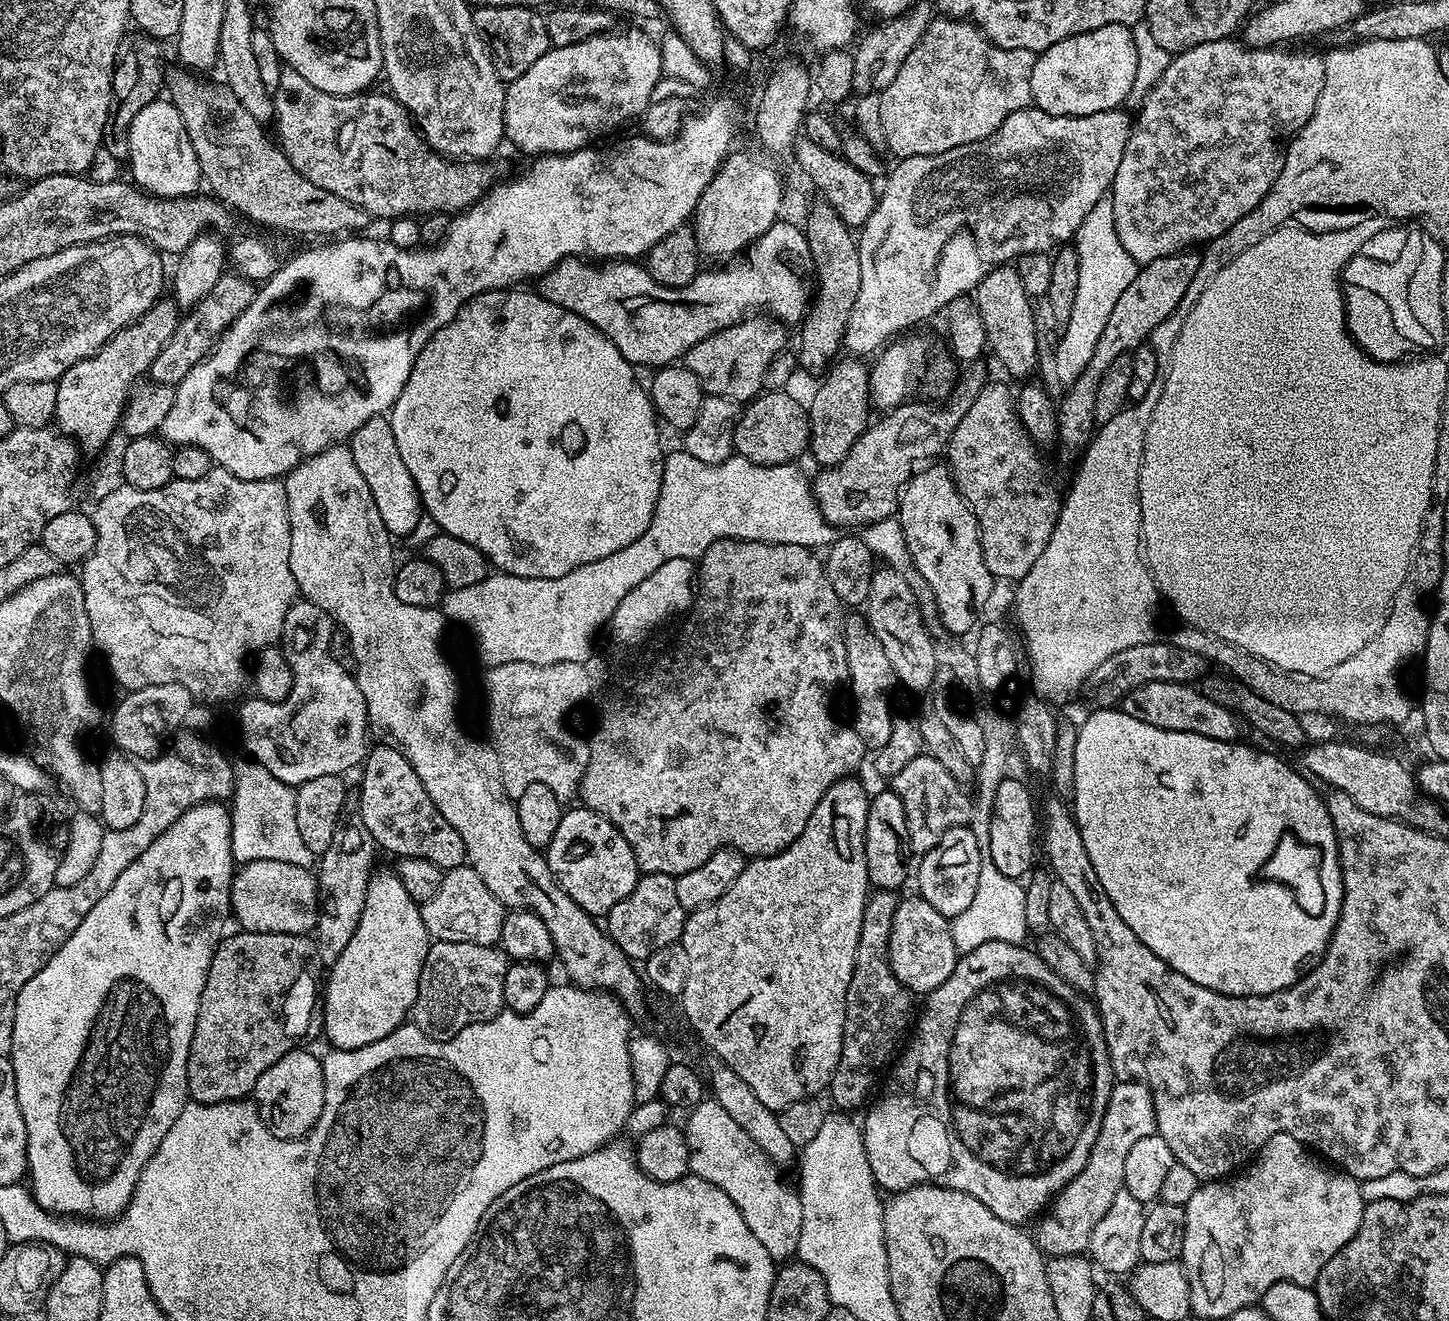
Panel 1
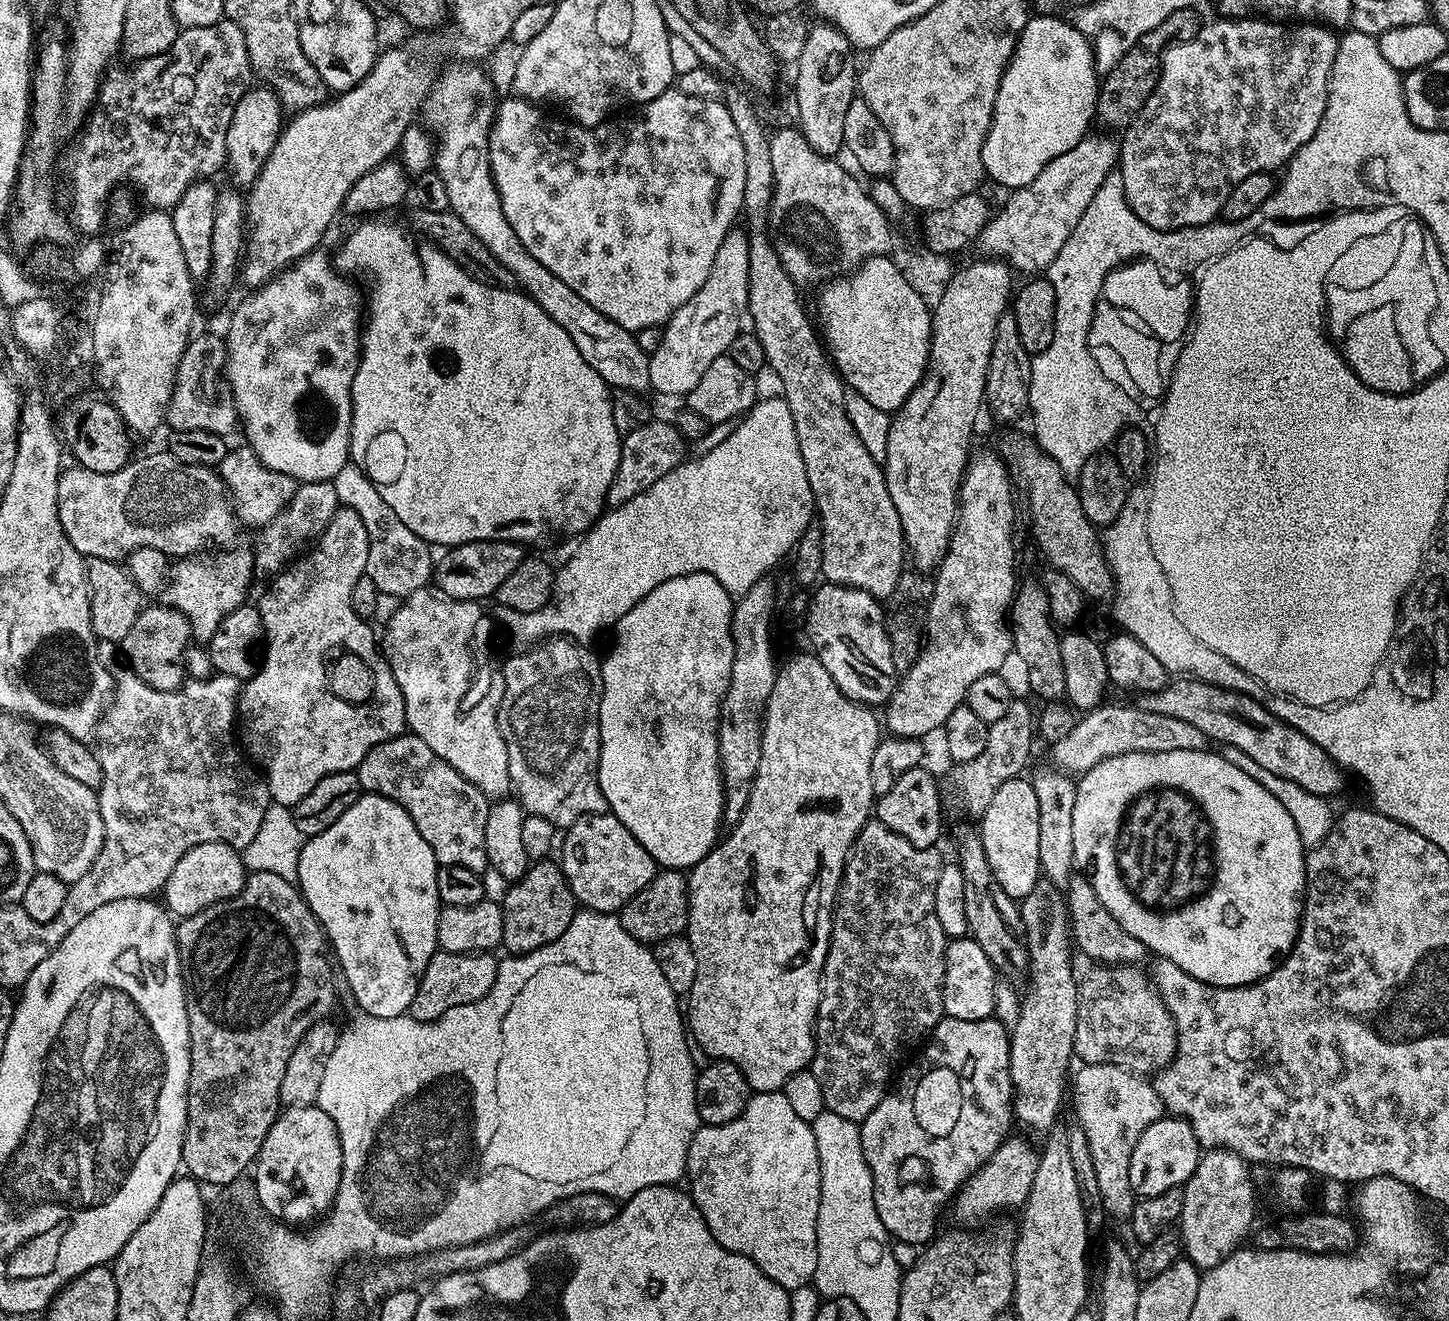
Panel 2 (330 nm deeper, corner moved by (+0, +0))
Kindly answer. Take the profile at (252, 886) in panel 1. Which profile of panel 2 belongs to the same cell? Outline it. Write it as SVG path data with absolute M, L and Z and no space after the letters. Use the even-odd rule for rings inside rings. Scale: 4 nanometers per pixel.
M202 842L182 858L178 858L178 866L170 870L170 878L166 878L162 889L162 903L173 917L193 916L223 900L233 900L242 890L246 879L243 855L229 844L218 842Z

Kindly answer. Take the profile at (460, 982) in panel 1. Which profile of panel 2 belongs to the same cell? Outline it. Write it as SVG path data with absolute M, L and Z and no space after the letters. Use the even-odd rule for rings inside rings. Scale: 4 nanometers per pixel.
M437 950L430 958L422 978L418 982L418 994L414 994L414 1002L410 1002L407 1015L422 1022L436 1020L446 1010L454 1010L454 1006L466 1006L466 1002L478 1002L490 986L494 986L497 957L492 952L446 952Z

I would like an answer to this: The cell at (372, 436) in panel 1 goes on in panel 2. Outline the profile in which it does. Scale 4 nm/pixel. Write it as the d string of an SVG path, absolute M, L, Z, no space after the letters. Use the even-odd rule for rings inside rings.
M340 506L337 507L334 518L326 526L326 530L318 539L301 555L292 561L290 567L282 572L275 573L272 585L261 594L258 599L260 617L266 629L266 647L262 653L262 659L258 665L258 671L248 680L243 681L240 695L236 702L238 713L238 727L243 732L248 732L248 742L252 744L256 756L263 760L264 765L259 769L264 781L268 784L268 794L271 803L281 804L291 808L293 804L302 802L322 778L339 772L351 772L382 742L386 742L395 736L403 736L406 732L406 710L402 690L398 690L398 682L394 682L394 674L388 668L388 661L382 655L382 644L378 639L378 632L371 628L365 617L354 614L354 606L350 606L350 594L354 594L354 586L358 578L365 576L366 558L369 553L369 539L366 527L354 510Z

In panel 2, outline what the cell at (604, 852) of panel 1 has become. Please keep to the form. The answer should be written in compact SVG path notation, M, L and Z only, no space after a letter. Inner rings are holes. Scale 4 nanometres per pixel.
M609 811L596 812L574 821L563 833L558 856L559 852L558 863L576 896L577 905L594 912L619 913L638 890L656 877L658 871L656 860L646 854L638 838L634 838L634 834L630 834L630 830L626 830L626 826L622 826L622 822Z

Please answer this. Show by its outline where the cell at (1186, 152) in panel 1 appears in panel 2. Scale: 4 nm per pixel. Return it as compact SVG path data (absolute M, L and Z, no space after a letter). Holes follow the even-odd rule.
M1215 18L1205 23L1190 42L1173 44L1164 51L1164 63L1160 65L1160 77L1150 94L1146 98L1146 106L1134 118L1129 128L1123 129L1122 139L1119 141L1120 158L1118 170L1122 174L1122 186L1126 194L1126 202L1150 226L1159 232L1169 232L1175 228L1189 228L1210 224L1223 213L1226 198L1230 198L1230 190L1242 182L1242 178L1250 178L1250 174L1259 172L1275 173L1283 169L1299 148L1306 146L1310 138L1320 129L1322 118L1326 114L1328 101L1328 87L1332 77L1332 67L1336 57L1338 36L1335 31L1321 26L1316 22L1300 22L1293 26L1288 22L1277 22L1271 18Z

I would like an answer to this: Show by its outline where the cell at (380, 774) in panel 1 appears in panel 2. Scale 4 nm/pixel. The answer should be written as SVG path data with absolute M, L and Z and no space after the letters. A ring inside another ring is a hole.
M411 734L390 738L374 746L374 750L370 750L366 758L362 758L362 762L354 771L365 793L385 796L398 802L398 806L402 806L402 810L406 810L406 814L414 818L414 826L418 826L418 834L422 834L422 838L430 842L430 850L434 850L437 865L466 866L466 870L474 870L481 874L489 871L486 858L486 814L490 807L490 800L474 782L468 781L438 754L434 754L422 738Z

